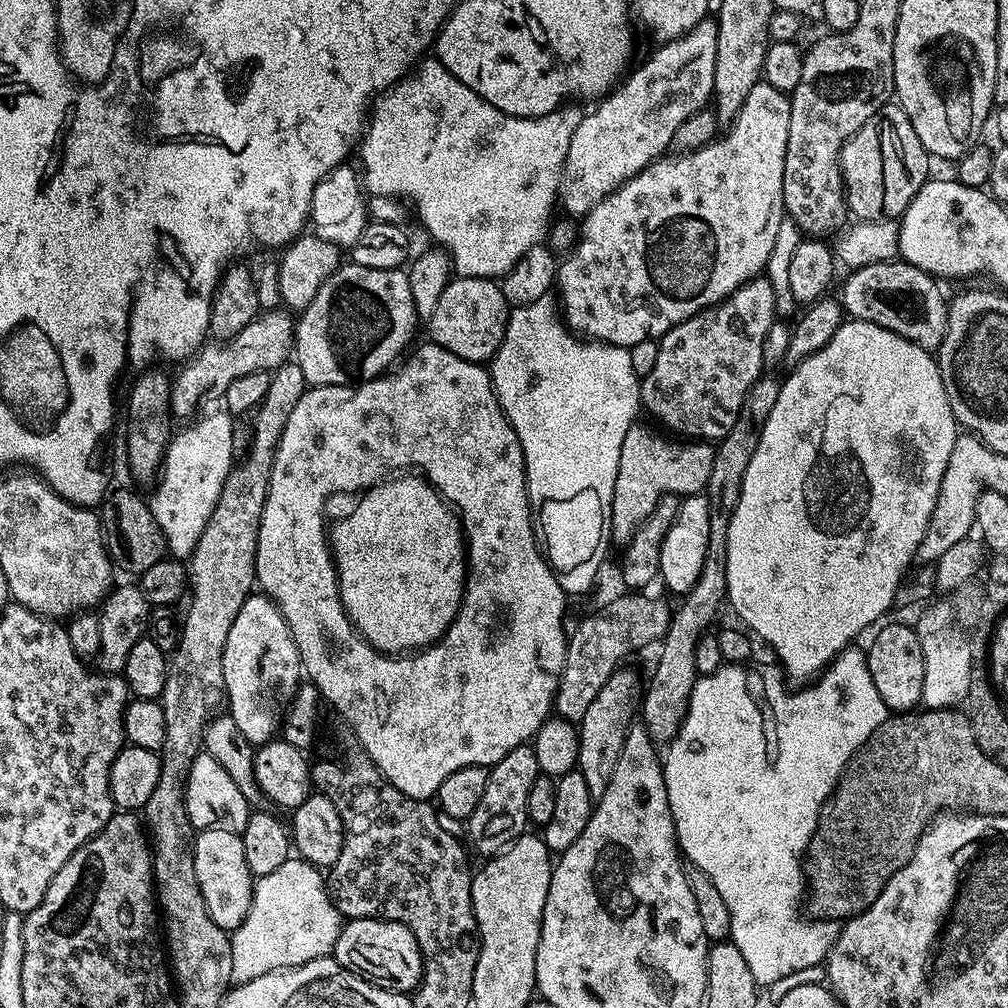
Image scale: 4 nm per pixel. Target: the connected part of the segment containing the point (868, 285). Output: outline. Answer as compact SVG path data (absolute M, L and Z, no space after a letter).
M897 258L879 260L870 266L853 268L847 273L838 299L851 319L869 320L886 330L894 330L902 338L935 353L946 334L948 300L939 288L937 277L918 270Z

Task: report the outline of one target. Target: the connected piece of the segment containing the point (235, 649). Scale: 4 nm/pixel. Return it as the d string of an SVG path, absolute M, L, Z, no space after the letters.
M253 594L242 602L234 626L226 637L222 654L222 674L226 708L238 730L253 746L268 743L277 735L286 709L302 687L302 669L298 646L282 618L280 607L263 594Z

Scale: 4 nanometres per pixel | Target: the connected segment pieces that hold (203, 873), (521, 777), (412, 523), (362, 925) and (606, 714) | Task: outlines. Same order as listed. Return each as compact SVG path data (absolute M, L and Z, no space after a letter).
M205 828L195 833L192 849L194 874L198 874L198 890L202 890L206 910L210 910L210 918L214 918L223 932L231 934L246 922L246 914L250 914L252 905L254 877L250 866L246 866L243 835L230 830Z
M531 743L518 746L506 754L497 764L491 765L486 782L486 790L482 793L473 813L466 819L468 825L467 843L472 843L471 851L477 852L480 858L491 858L509 848L515 840L525 835L528 824L528 799L532 796L532 787L542 773L535 758L535 750Z
M400 474L395 478L385 479L373 488L367 489L357 500L360 501L353 506L352 513L330 528L332 559L336 561L336 577L340 583L340 597L346 614L352 619L352 624L364 637L364 641L374 645L379 652L389 654L419 652L421 648L428 648L441 640L460 612L460 603L464 597L464 582L468 579L468 554L464 543L464 530L460 527L460 517L456 515L452 505L427 480L416 474Z
M349 919L340 929L332 956L344 969L392 992L414 992L424 973L417 939L405 924L394 920Z
M624 666L608 679L602 690L598 690L594 702L590 702L586 714L578 721L578 770L582 778L586 778L586 786L590 786L590 794L594 798L606 794L606 786L610 786L610 777L614 774L614 765L618 763L618 754L622 754L622 742L628 729L637 719L641 700L642 680L640 684L639 678L628 669L628 666Z

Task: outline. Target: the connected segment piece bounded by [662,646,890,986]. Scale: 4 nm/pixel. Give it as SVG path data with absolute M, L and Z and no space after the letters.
M849 646L840 651L832 659L831 664L824 669L822 675L815 682L801 687L796 692L787 692L784 689L786 677L775 663L760 664L757 668L743 664L725 663L714 674L705 676L697 675L696 685L690 694L690 702L686 710L686 718L678 730L678 734L667 745L662 756L664 765L664 777L666 778L666 794L670 802L670 814L676 827L676 842L682 853L683 859L689 865L702 874L710 877L710 882L726 901L726 907L730 913L730 940L738 946L750 974L758 986L764 984L776 984L780 980L790 977L796 972L808 970L827 959L828 952L833 948L837 935L840 932L840 924L834 920L811 920L802 911L802 903L806 892L804 878L803 858L808 850L808 843L816 829L818 814L826 802L826 798L836 789L836 783L844 773L844 765L848 759L863 746L865 739L872 730L880 725L880 721L888 719L890 709L886 702L882 702L882 694L878 694L878 686L874 686L874 678L870 678L870 666L868 665L868 653L863 647Z

